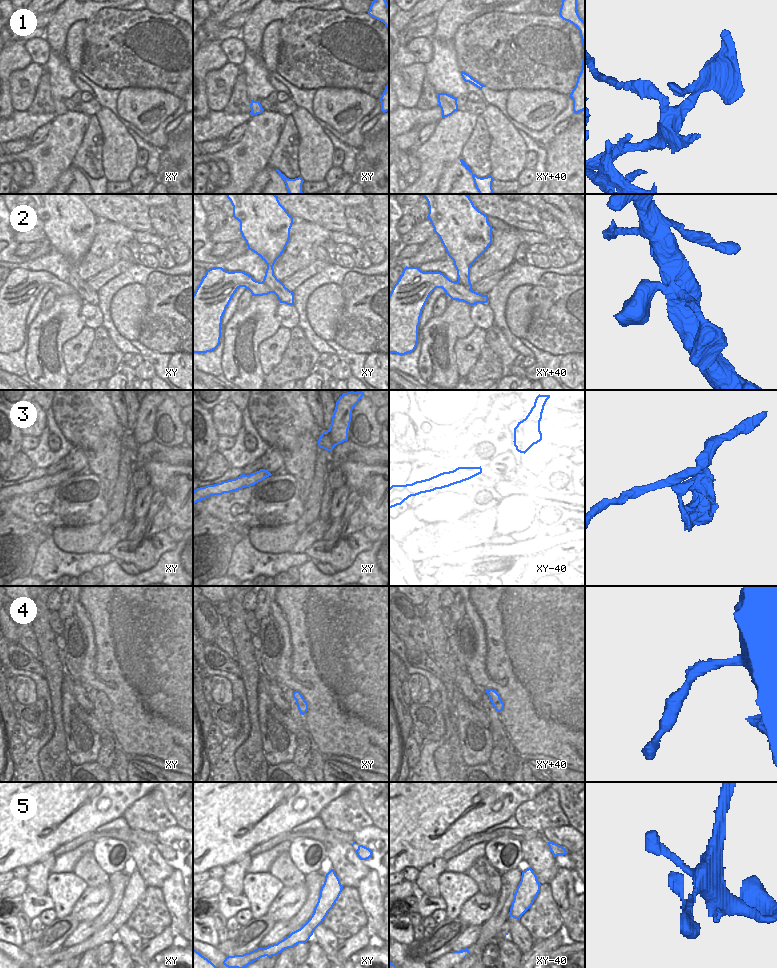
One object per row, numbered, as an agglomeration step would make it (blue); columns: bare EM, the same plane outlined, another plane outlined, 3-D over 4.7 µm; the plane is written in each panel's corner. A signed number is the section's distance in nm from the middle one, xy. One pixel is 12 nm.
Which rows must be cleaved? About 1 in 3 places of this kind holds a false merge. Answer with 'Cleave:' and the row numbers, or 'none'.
Cleave: 1, 3

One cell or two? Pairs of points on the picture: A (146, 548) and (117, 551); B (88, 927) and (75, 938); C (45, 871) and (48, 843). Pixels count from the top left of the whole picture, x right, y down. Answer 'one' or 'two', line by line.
A: one
B: one
C: two

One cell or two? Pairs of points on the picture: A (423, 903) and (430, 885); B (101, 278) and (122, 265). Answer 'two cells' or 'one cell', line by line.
A: two cells
B: one cell

